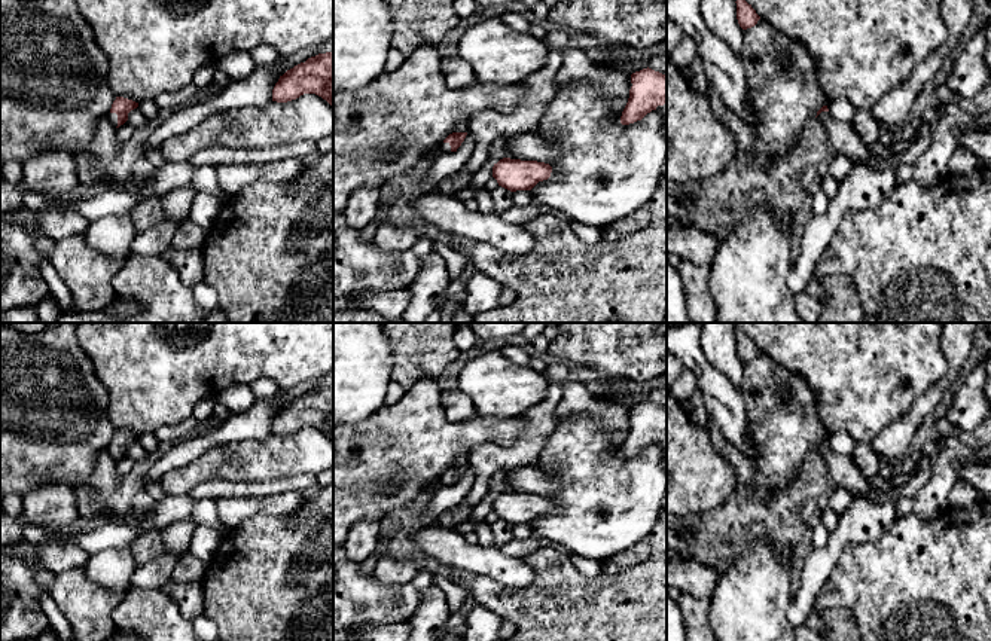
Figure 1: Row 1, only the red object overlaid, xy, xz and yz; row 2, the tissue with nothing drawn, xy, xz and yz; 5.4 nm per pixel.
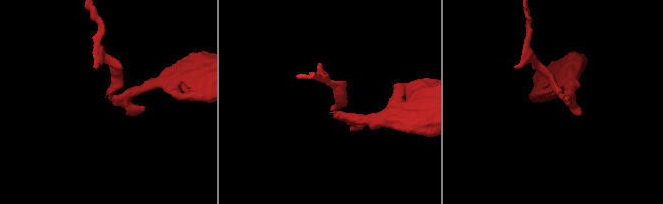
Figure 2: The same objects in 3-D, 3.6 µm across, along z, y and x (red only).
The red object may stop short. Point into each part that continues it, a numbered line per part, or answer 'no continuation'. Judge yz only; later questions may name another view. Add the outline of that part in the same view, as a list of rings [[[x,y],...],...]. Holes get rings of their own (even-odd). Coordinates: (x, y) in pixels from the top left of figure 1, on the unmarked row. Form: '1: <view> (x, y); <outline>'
1: yz (847, 475); [[[821,445],[817,452],[824,458],[836,486],[847,489],[854,497],[867,494],[869,479],[863,476],[853,457],[838,455],[829,445]]]

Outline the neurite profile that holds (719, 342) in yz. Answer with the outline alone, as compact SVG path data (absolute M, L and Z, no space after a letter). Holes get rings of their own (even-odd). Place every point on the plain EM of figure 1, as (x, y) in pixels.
M701 323L701 344L708 363L741 390L744 363L737 352L735 323Z

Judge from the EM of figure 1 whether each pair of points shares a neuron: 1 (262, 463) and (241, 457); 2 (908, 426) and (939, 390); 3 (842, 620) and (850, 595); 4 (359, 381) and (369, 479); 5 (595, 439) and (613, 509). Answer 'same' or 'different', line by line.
1: same
2: same
3: different
4: different
5: same

